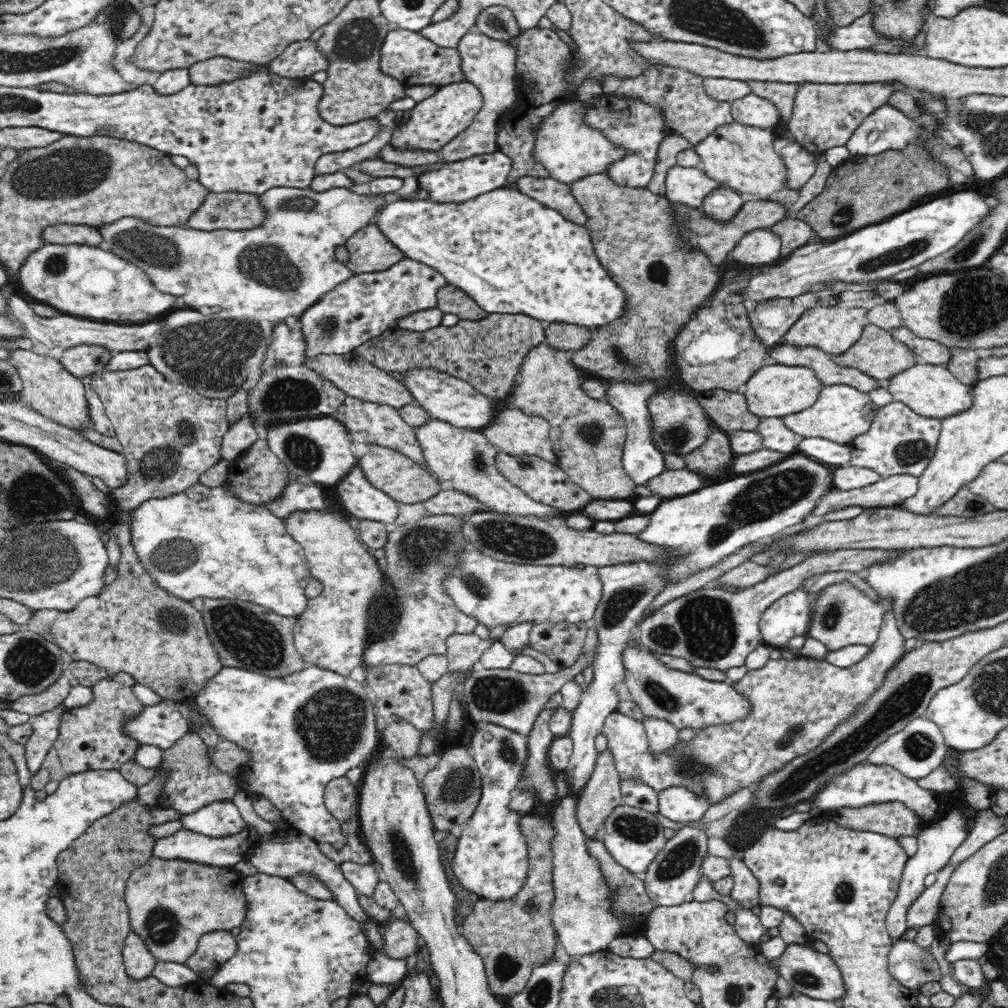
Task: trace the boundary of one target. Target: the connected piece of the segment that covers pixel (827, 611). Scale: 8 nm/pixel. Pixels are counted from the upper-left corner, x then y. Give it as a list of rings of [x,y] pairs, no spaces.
[[[843,580],[828,584],[818,591],[811,604],[808,632],[812,638],[823,642],[828,651],[836,651],[852,645],[870,646],[876,642],[888,612],[894,613],[894,597],[871,598],[851,581]]]

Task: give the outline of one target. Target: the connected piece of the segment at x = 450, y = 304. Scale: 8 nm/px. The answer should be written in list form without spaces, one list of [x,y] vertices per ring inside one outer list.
[[[449,285],[438,291],[438,308],[445,314],[457,314],[462,320],[482,320],[488,313],[477,302],[456,286]]]

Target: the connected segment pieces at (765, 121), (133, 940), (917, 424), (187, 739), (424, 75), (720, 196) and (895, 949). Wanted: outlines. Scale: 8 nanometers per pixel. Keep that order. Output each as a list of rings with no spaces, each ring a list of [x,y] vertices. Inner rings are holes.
[[[750,93],[731,102],[731,115],[736,123],[761,129],[778,130],[780,113],[770,99]]]
[[[132,929],[125,940],[122,956],[128,975],[135,980],[142,980],[153,976],[154,967],[158,960],[144,941],[140,933],[134,933]]]
[[[892,401],[879,407],[866,434],[854,438],[850,464],[876,471],[882,478],[897,474],[919,477],[934,456],[942,428],[942,420],[924,418],[903,402]]]
[[[189,730],[172,748],[163,751],[160,767],[170,771],[170,778],[164,784],[164,790],[162,790],[157,804],[170,805],[182,815],[196,812],[217,800],[232,799],[236,791],[240,790],[235,776],[225,773],[210,763],[207,746],[194,731]]]
[[[392,30],[382,46],[380,58],[382,70],[392,78],[402,82],[405,88],[418,85],[446,86],[466,82],[460,71],[460,55],[457,49],[446,49],[436,46],[424,34],[410,30]]]
[[[720,184],[706,195],[701,208],[718,221],[725,221],[735,216],[745,200],[732,187]]]
[[[910,934],[892,944],[888,967],[894,981],[910,990],[919,990],[926,983],[941,979],[934,955],[930,950],[920,948]]]

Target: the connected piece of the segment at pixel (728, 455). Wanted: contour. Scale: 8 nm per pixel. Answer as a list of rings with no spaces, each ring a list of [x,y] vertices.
[[[715,428],[708,431],[706,440],[698,447],[685,454],[686,467],[708,475],[710,480],[729,477],[730,462],[734,458],[729,433]]]

